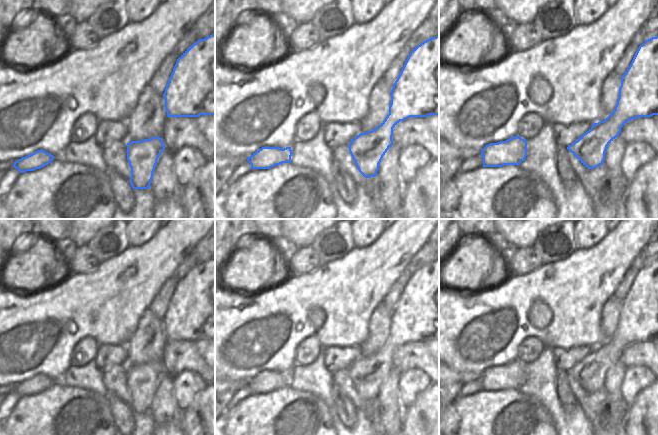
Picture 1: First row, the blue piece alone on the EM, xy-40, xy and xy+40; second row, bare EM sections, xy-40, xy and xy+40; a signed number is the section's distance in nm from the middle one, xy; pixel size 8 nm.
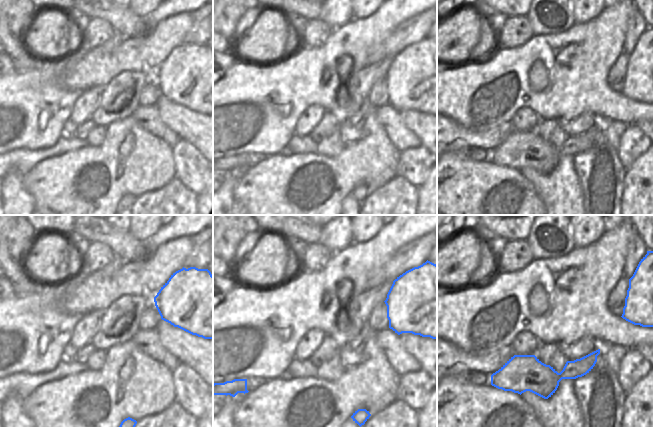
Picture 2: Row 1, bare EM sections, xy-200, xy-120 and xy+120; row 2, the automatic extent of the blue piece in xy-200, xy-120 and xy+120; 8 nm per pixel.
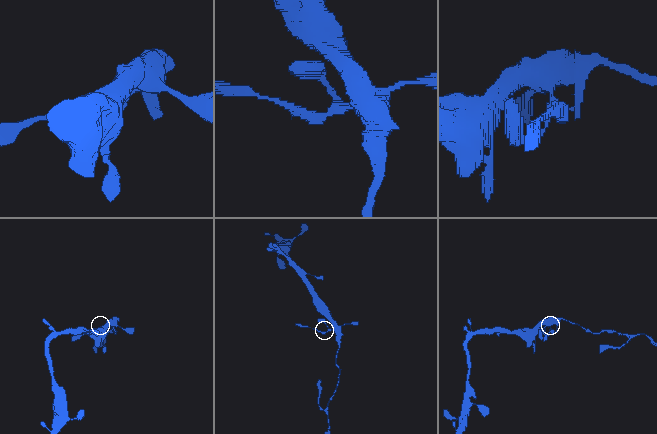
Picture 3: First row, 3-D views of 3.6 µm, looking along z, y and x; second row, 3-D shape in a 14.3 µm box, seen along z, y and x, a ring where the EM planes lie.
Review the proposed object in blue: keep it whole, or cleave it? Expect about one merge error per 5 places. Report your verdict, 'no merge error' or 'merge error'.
no merge error

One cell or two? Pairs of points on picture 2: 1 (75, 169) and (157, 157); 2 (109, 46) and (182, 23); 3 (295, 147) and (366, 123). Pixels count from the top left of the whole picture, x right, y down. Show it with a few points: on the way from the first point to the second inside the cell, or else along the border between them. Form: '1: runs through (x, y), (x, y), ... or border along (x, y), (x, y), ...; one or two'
1: runs through (95, 160), (137, 158); one
2: border along (123, 39), (113, 50), (98, 52); two
3: border along (316, 152), (300, 152), (291, 155); two

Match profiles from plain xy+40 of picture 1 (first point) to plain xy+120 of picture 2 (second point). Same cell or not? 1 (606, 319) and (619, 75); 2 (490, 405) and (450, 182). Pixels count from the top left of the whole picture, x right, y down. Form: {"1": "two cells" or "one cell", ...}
{"1": "one cell", "2": "one cell"}

